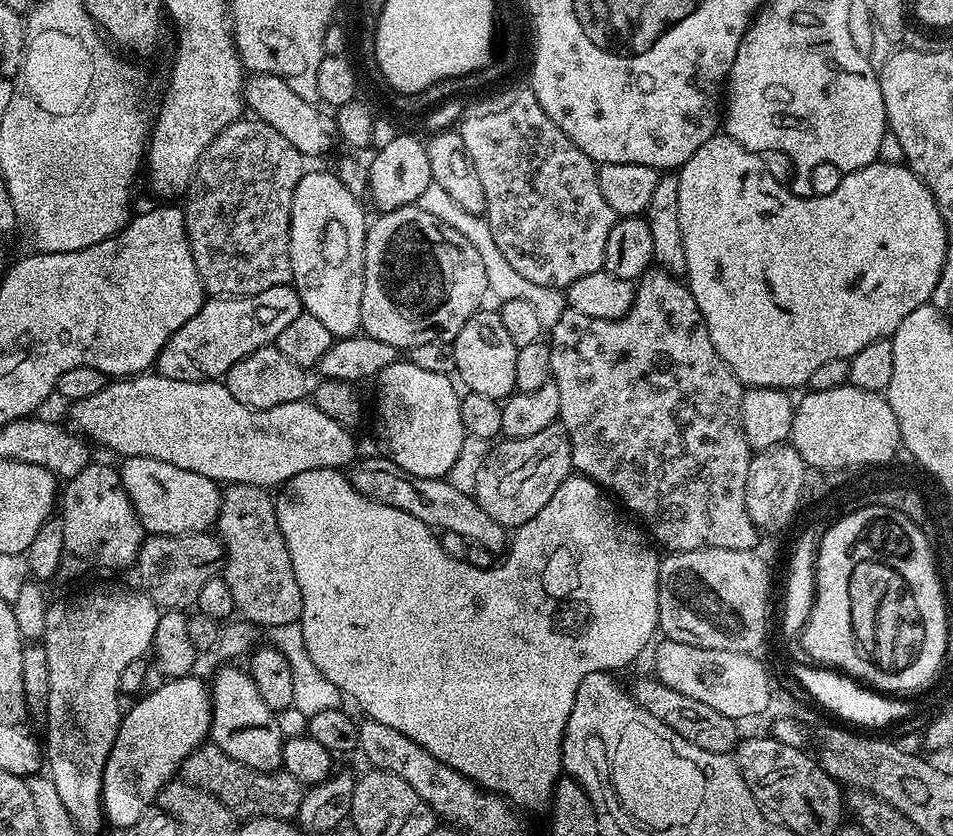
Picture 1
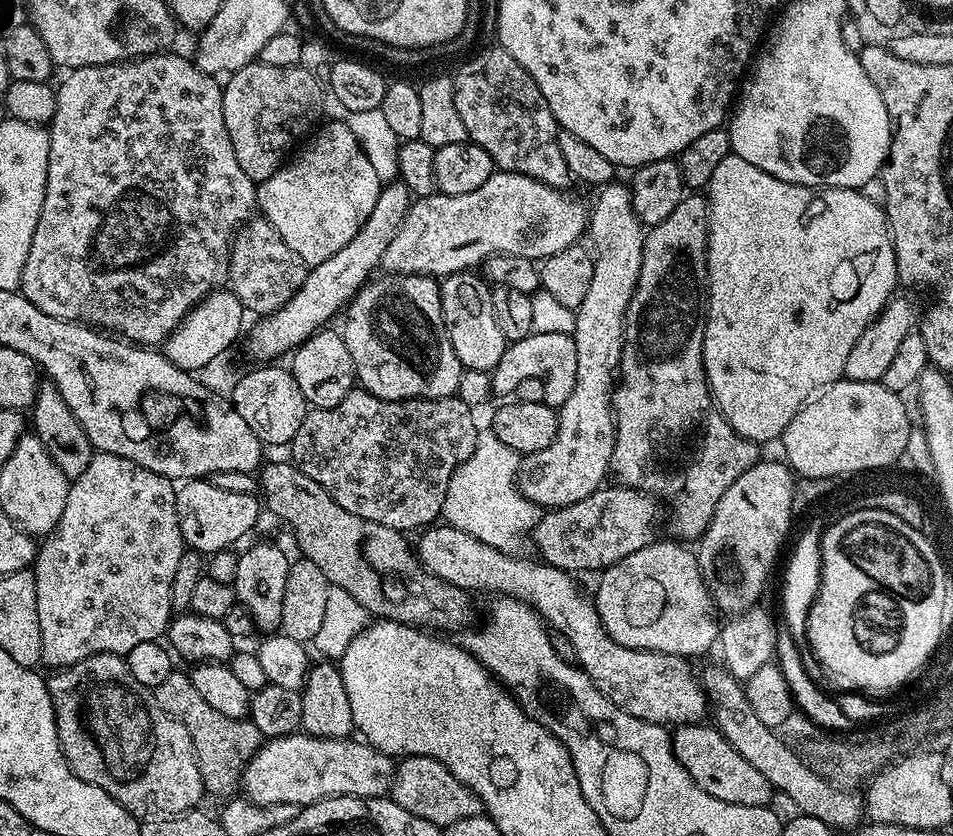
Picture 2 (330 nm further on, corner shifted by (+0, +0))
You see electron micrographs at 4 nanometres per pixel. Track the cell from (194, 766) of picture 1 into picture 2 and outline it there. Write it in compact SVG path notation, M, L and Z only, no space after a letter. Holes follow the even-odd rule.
M172 671L170 678L165 678L162 686L154 689L154 695L158 706L162 706L166 714L186 726L186 734L190 734L196 765L205 789L216 796L231 797L239 784L241 787L248 765L262 747L262 737L251 719L235 720L226 718L226 714L218 714L218 710L207 704L206 698L202 698L198 690L194 690L194 682L187 671Z

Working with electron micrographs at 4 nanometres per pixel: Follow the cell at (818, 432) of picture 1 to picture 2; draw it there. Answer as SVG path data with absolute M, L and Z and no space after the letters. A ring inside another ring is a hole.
M841 378L829 384L800 408L790 426L786 426L782 437L783 459L797 477L808 478L845 476L850 470L868 469L868 464L892 461L892 457L900 453L900 448L905 447L904 432L908 432L908 425L912 423L907 406L900 400L903 400L901 393L890 391L882 382L854 382Z

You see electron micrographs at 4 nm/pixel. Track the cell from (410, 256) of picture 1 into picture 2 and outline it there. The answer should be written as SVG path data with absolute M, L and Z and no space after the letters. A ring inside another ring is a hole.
M427 274L388 275L392 276L384 276L381 280L369 279L346 308L348 317L344 320L342 335L356 367L355 379L359 387L384 400L440 400L444 396L456 396L462 369L440 309L440 284Z

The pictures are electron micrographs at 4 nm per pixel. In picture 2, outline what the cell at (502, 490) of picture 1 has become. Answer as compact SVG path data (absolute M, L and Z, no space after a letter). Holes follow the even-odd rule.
M613 182L599 189L600 197L590 212L590 234L594 249L594 278L590 278L590 290L582 298L582 306L575 309L576 353L578 354L578 372L573 389L566 402L558 409L556 433L548 446L537 452L529 452L519 461L516 487L525 499L539 504L541 509L565 508L568 504L586 498L605 483L612 462L612 438L614 421L610 407L610 393L614 384L614 372L619 367L620 345L623 339L624 314L636 285L636 275L640 272L642 246L646 235L645 229L633 214L631 193L620 182Z

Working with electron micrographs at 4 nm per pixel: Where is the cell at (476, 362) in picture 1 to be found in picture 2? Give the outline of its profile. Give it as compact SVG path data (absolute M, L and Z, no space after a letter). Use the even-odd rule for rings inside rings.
M465 270L443 277L440 284L440 309L461 369L473 368L479 372L491 373L502 358L506 341L494 318L492 288L480 276L481 281L478 277L471 276L472 274L471 271Z

